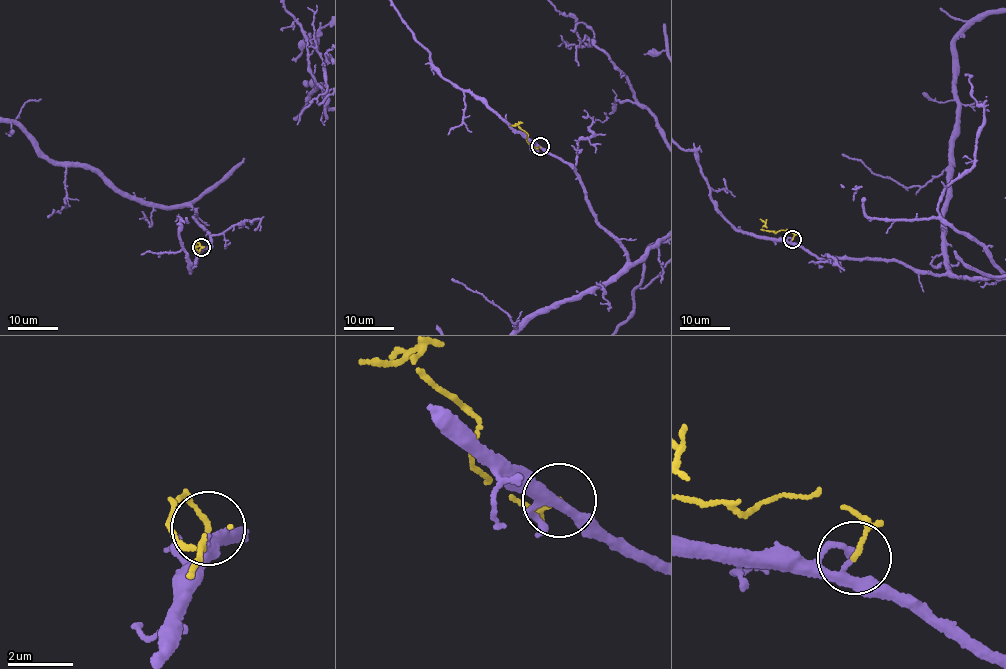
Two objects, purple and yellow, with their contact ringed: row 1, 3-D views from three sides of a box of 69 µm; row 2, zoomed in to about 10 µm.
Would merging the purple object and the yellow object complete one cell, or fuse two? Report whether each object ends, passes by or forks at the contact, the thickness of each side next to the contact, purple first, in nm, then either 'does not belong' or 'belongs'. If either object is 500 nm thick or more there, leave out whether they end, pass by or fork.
purple passes by; yellow ends there; 180 nm thick on the purple side, 150 nm on the other; belongs

